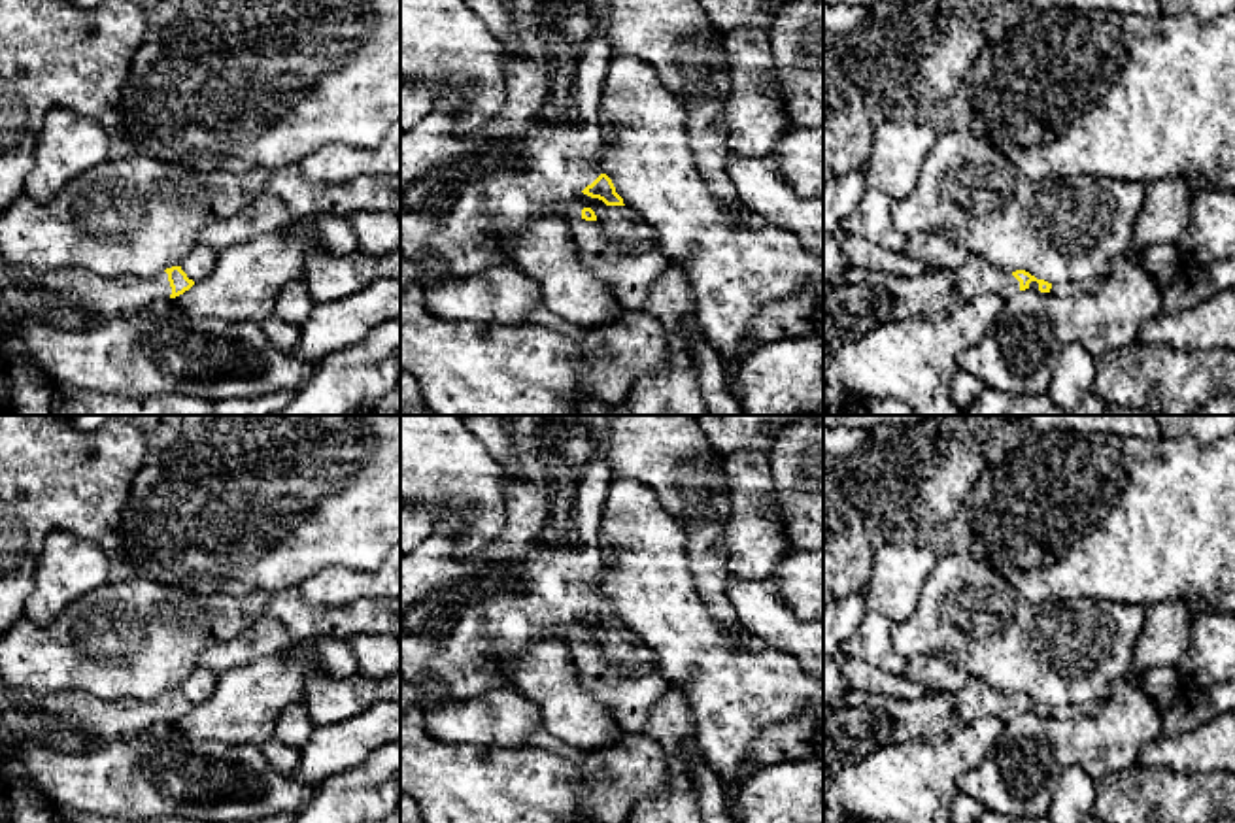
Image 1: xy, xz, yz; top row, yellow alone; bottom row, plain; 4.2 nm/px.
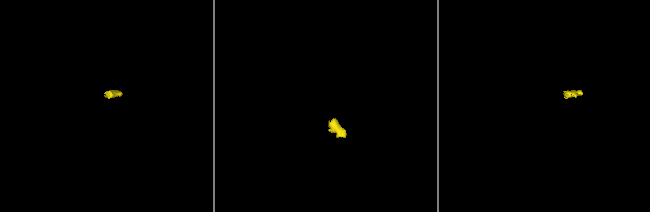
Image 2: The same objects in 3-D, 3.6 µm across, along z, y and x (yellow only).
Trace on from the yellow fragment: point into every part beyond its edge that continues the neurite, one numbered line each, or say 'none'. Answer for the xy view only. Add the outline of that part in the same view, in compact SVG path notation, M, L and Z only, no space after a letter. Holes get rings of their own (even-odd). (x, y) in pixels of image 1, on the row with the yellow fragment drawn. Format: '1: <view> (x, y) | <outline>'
1: xy (72, 299) | M0 259L0 319L19 325L43 325L62 330L94 330L119 317L134 315L155 300L168 300L168 274L151 279L136 276L104 277L81 266L38 272Z

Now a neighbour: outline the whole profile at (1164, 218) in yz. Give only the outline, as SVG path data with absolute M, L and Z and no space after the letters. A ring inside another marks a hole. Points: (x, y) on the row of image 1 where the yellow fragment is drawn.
M1184 177L1148 183L1135 221L1135 245L1175 244L1188 227L1195 185Z

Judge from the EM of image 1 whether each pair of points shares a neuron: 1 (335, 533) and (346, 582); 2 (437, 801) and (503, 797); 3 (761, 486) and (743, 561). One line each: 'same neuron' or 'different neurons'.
1: different neurons
2: same neuron
3: same neuron

